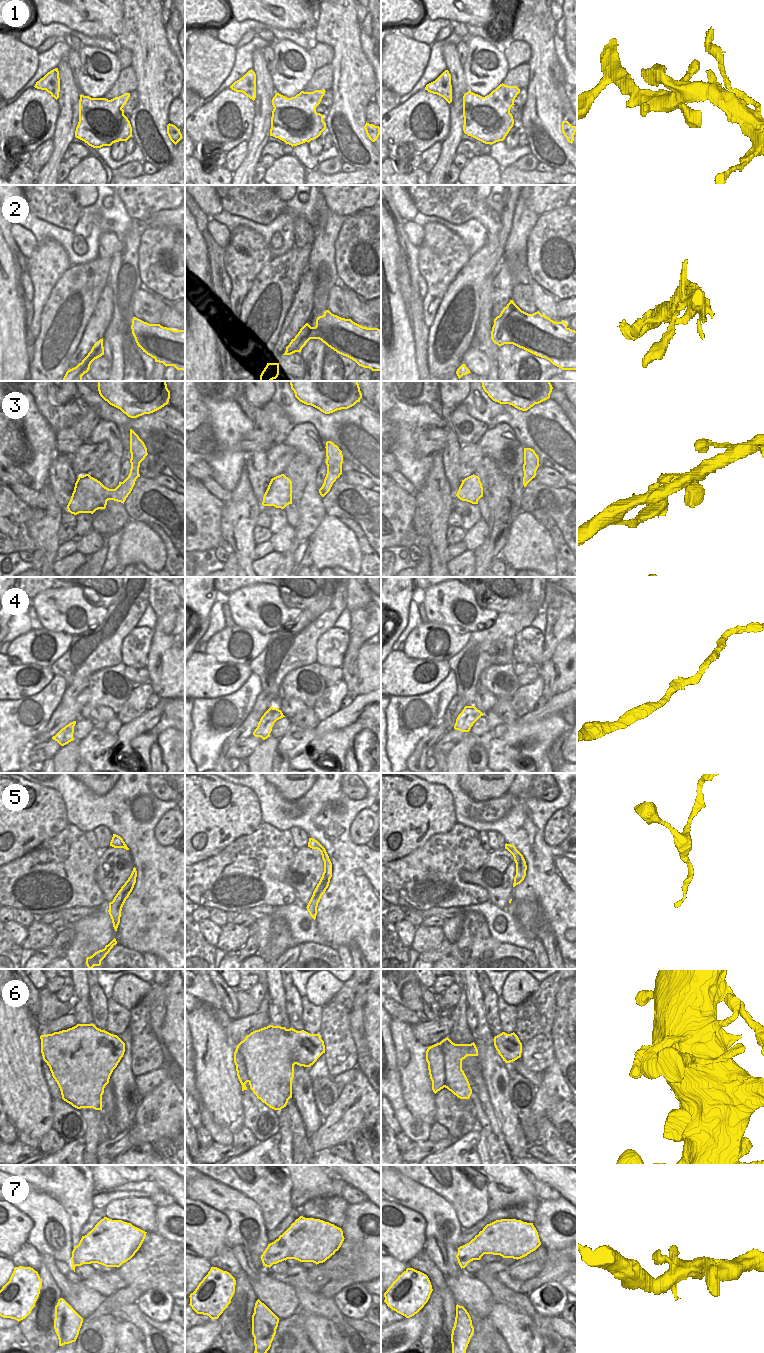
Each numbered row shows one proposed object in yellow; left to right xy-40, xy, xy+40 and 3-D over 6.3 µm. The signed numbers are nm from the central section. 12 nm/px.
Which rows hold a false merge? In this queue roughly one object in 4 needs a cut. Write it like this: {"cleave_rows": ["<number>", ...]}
{"cleave_rows": []}

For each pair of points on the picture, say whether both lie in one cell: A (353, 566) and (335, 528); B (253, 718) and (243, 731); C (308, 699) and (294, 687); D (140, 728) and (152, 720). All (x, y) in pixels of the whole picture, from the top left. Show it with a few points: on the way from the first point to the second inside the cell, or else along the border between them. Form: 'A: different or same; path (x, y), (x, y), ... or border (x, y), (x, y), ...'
A: same; path (349, 557), (335, 543), (335, 537)
B: same; path (251, 721), (246, 728)
C: same; path (305, 696), (297, 690)
D: same; path (143, 725), (149, 720)

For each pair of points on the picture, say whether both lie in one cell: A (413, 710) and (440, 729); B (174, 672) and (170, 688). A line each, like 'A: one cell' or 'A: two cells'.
A: two cells
B: one cell

